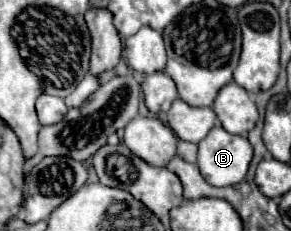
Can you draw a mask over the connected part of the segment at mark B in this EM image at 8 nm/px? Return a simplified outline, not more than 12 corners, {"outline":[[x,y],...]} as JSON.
{"outline":[[217,125],[199,143],[207,183],[243,181],[253,147]]}

